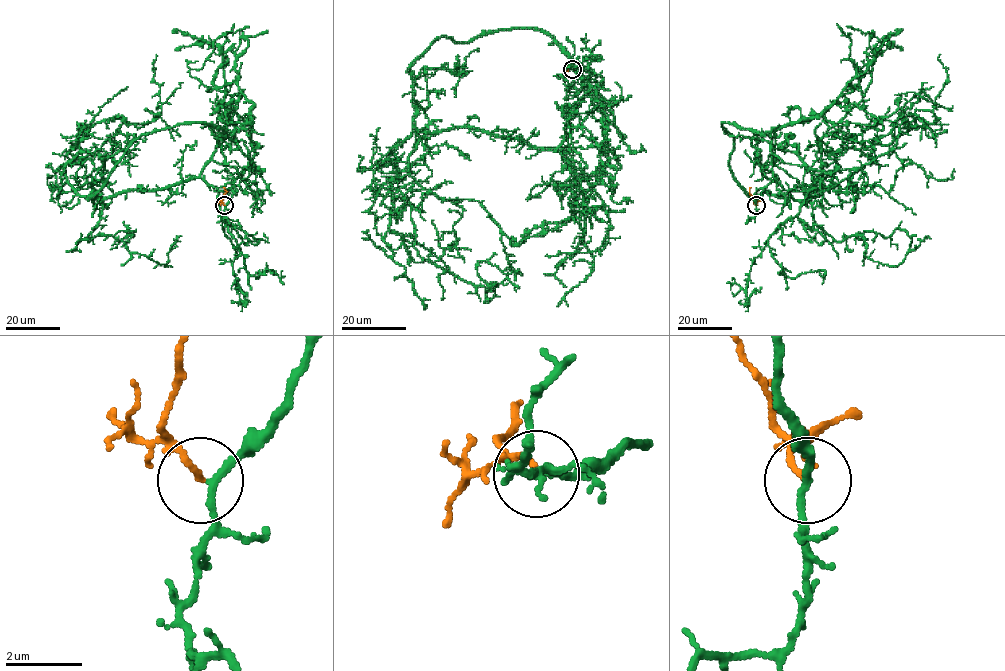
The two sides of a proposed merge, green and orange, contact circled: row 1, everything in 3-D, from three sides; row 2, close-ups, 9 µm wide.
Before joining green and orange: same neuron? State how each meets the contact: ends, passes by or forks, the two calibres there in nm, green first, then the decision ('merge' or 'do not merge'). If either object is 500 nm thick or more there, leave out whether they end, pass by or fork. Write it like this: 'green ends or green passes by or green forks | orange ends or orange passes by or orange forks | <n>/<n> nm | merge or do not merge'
green passes by | orange ends | 180/140 nm | merge

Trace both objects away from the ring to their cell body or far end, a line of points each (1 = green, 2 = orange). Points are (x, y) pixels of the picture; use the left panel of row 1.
1: (225, 205), (235, 180), (100, 198), (68, 181), (94, 124), (160, 114), (156, 54)
2: (224, 205), (224, 187)

